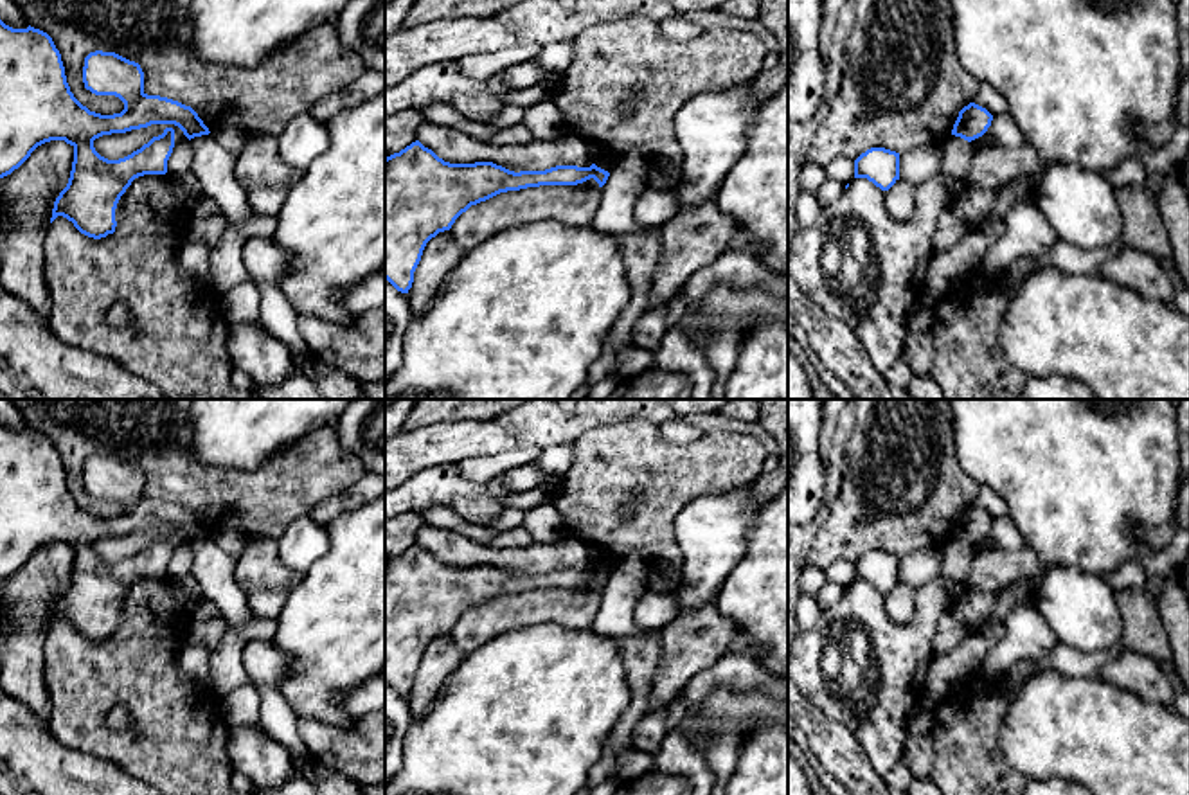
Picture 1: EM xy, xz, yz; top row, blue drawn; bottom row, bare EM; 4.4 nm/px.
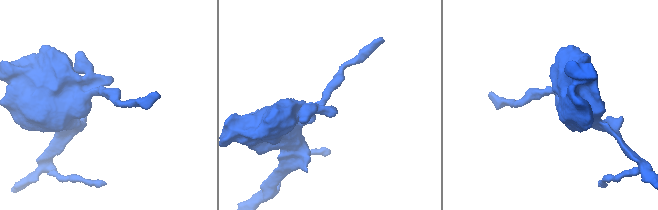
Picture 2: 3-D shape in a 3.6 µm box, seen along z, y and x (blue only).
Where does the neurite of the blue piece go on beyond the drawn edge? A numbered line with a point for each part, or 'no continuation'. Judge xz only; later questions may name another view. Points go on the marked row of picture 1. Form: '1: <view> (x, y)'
no continuation

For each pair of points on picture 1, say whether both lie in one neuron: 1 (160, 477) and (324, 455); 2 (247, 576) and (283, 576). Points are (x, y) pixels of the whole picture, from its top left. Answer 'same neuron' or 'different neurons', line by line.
1: same neuron
2: same neuron

